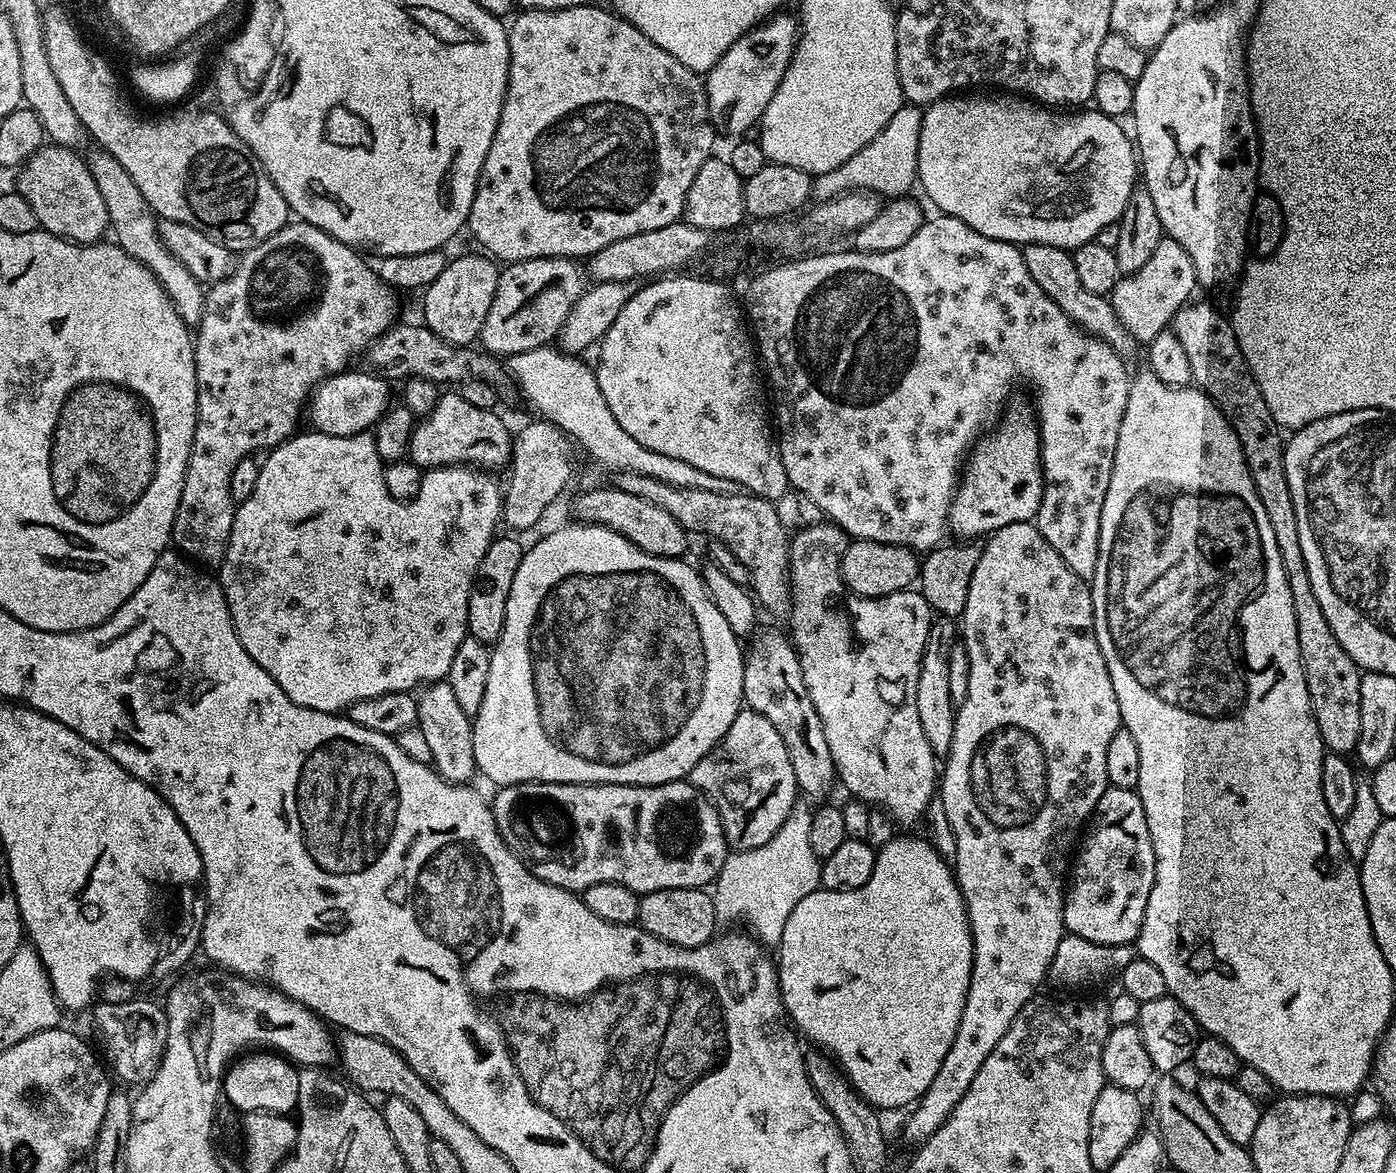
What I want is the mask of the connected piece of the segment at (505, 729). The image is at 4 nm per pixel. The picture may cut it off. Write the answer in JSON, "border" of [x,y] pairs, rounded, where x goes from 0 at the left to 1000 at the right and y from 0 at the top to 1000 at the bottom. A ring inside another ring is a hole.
{"border":[[[409,446],[397,451],[393,457],[388,458],[382,467],[379,466],[368,489],[368,496],[365,500],[365,510],[362,513],[362,527],[360,534],[360,540],[351,552],[351,571],[348,575],[348,592],[345,595],[345,602],[338,614],[339,645],[341,647],[343,661],[353,665],[355,670],[385,667],[388,668],[476,668],[491,664],[497,656],[499,650],[519,628],[520,622],[523,622],[523,616],[526,616],[527,610],[532,606],[533,600],[533,556],[531,546],[526,540],[526,537],[523,537],[523,530],[520,530],[520,527],[517,527],[517,520],[514,520],[514,517],[511,517],[511,513],[504,499],[504,490],[499,485],[498,488],[494,482],[489,481],[491,479],[489,477],[481,477],[476,474],[463,472],[459,467],[452,464],[446,455],[437,452],[433,447]]]}

